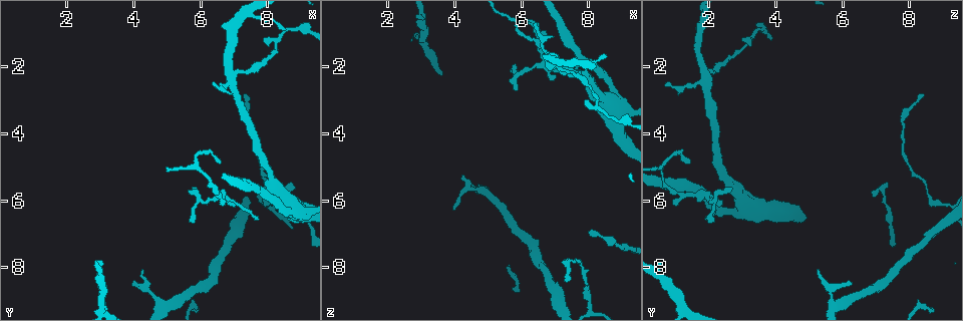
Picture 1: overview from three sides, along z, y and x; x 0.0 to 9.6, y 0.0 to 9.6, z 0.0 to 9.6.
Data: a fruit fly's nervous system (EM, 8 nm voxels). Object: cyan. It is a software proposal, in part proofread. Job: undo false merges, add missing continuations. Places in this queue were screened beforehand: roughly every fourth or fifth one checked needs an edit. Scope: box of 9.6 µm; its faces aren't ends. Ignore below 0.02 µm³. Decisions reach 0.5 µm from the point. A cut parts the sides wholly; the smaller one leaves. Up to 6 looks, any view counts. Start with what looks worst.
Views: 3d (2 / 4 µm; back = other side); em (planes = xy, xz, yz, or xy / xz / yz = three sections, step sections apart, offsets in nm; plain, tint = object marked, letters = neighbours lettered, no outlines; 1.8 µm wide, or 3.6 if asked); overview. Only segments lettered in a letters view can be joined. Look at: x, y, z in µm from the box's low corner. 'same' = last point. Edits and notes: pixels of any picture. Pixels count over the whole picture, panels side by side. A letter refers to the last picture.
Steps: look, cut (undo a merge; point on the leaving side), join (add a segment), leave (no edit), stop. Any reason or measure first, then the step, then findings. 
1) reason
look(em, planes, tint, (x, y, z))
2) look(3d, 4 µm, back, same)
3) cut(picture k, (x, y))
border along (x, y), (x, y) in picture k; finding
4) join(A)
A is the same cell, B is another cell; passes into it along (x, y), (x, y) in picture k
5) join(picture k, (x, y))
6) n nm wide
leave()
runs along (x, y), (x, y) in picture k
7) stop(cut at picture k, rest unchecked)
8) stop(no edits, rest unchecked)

a narrow waist
look(em, 3.6 µm, planes, letters, (6.95, 2.35, 1.90))

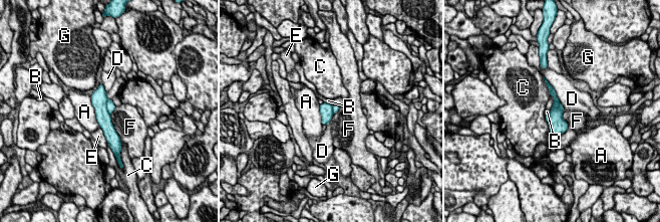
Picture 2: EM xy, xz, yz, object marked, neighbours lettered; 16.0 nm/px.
leave()
A, B, C, D, E, F and G are other cells; runs along (100, 88), (103, 120), (112, 139) in picture 2; all the same cell

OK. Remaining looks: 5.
an open end
look(em, planes, letters, (7.30, 2.90, 8.50))

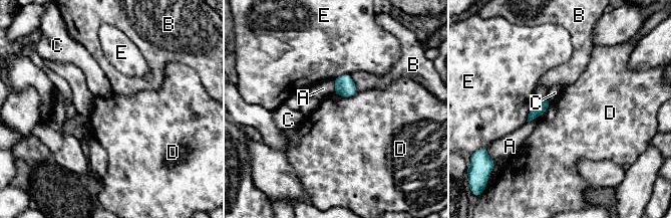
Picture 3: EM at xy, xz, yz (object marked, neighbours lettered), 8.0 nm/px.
leave()
A, B, C, D and E are other cells; border along (334, 91), (344, 96), (356, 92) in picture 3; no lettered segment goes on from it

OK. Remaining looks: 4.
thin end
look(em, planes, plain, (7.70, 6.50, 1.85))

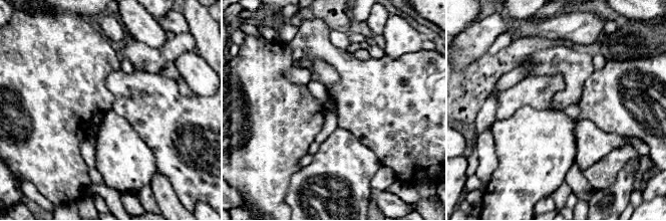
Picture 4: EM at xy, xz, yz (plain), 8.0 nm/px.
look(em, planes, letters, same)

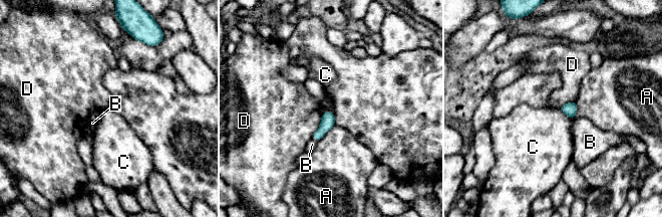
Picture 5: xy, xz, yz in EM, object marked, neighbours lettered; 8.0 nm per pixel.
leave()
A, B, C and D are other cells; border along (332, 111), (322, 115), (311, 139) in picture 5; none of them fits

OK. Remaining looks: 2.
stop(no edits, rest unchecked)

